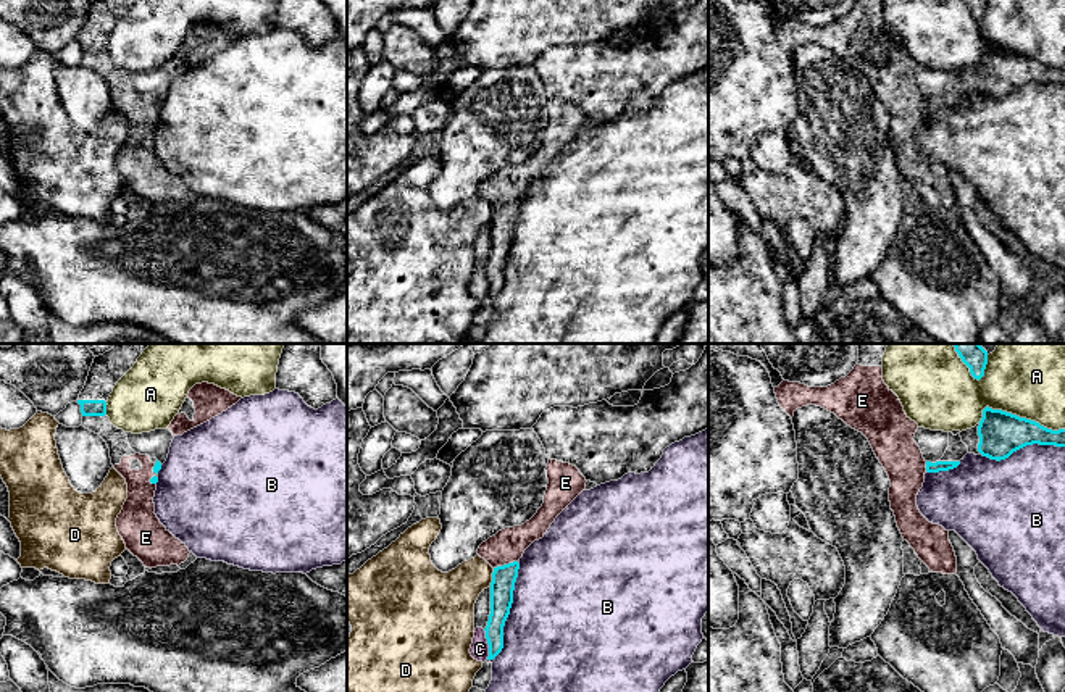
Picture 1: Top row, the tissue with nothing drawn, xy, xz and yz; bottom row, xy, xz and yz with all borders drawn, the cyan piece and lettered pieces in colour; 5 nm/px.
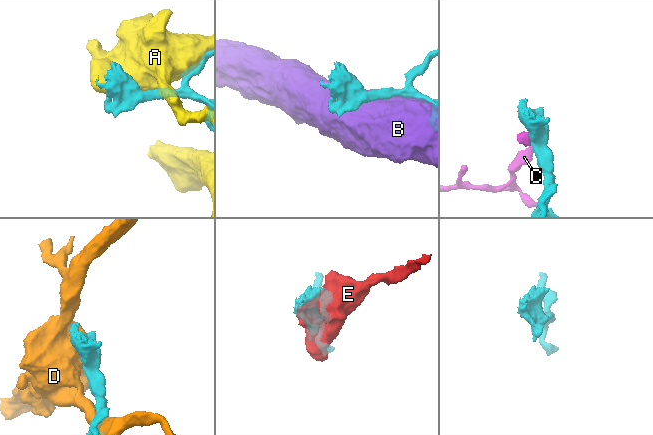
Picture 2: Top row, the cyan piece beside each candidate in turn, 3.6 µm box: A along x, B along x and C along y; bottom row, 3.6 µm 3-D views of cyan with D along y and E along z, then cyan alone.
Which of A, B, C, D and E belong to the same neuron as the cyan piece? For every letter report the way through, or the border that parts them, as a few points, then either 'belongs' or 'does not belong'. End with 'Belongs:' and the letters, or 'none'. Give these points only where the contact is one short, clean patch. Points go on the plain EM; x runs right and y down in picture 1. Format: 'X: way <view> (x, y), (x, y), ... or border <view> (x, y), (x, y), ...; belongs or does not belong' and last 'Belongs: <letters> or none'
A: does not belong
B: does not belong
C: does not belong
D: does not belong
E: way xz (504, 216), (505, 204), (507, 184); belongs
Belongs: E

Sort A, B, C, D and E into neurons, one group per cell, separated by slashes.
A / B / C / D / E

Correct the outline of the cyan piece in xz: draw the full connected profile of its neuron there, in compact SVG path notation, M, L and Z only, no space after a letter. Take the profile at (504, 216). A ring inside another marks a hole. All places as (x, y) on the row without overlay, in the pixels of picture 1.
M549 98L547 129L537 152L521 165L505 166L489 176L478 187L478 194L492 206L491 253L486 265L489 282L487 298L494 298L503 287L503 265L513 242L513 229L524 189L544 176L555 156L586 129L586 116L570 102Z

